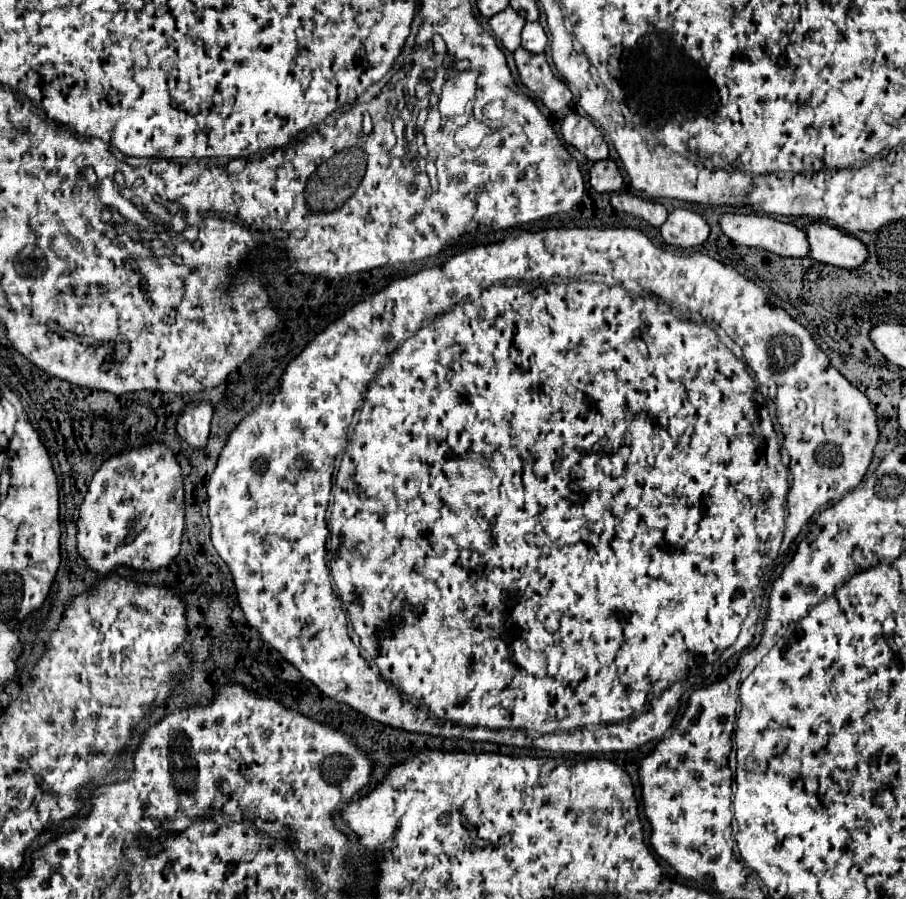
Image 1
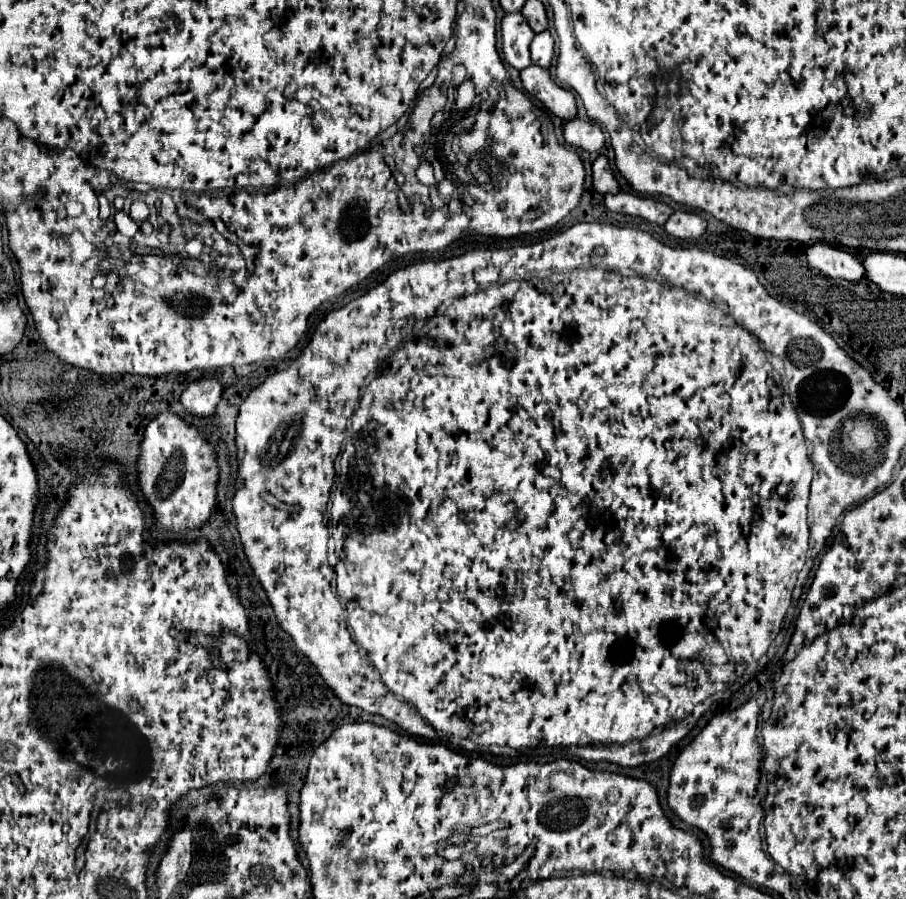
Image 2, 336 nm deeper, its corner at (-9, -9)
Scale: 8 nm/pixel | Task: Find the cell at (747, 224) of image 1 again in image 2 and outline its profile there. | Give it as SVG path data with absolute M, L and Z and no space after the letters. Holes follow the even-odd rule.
M815 243L807 247L807 261L811 267L819 269L827 277L859 281L865 275L865 267L851 253L833 247L829 243Z

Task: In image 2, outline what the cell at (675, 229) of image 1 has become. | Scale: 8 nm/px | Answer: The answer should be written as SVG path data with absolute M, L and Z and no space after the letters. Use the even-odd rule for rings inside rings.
M675 211L667 223L663 225L665 231L673 237L679 239L699 239L705 229L707 229L707 221L695 213L687 213L687 211Z

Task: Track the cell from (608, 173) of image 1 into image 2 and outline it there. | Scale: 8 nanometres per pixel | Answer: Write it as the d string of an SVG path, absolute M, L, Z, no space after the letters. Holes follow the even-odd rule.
M599 155L595 161L593 161L593 167L591 167L591 179L593 179L593 189L597 193L619 193L621 187L609 167L609 159L605 155Z

